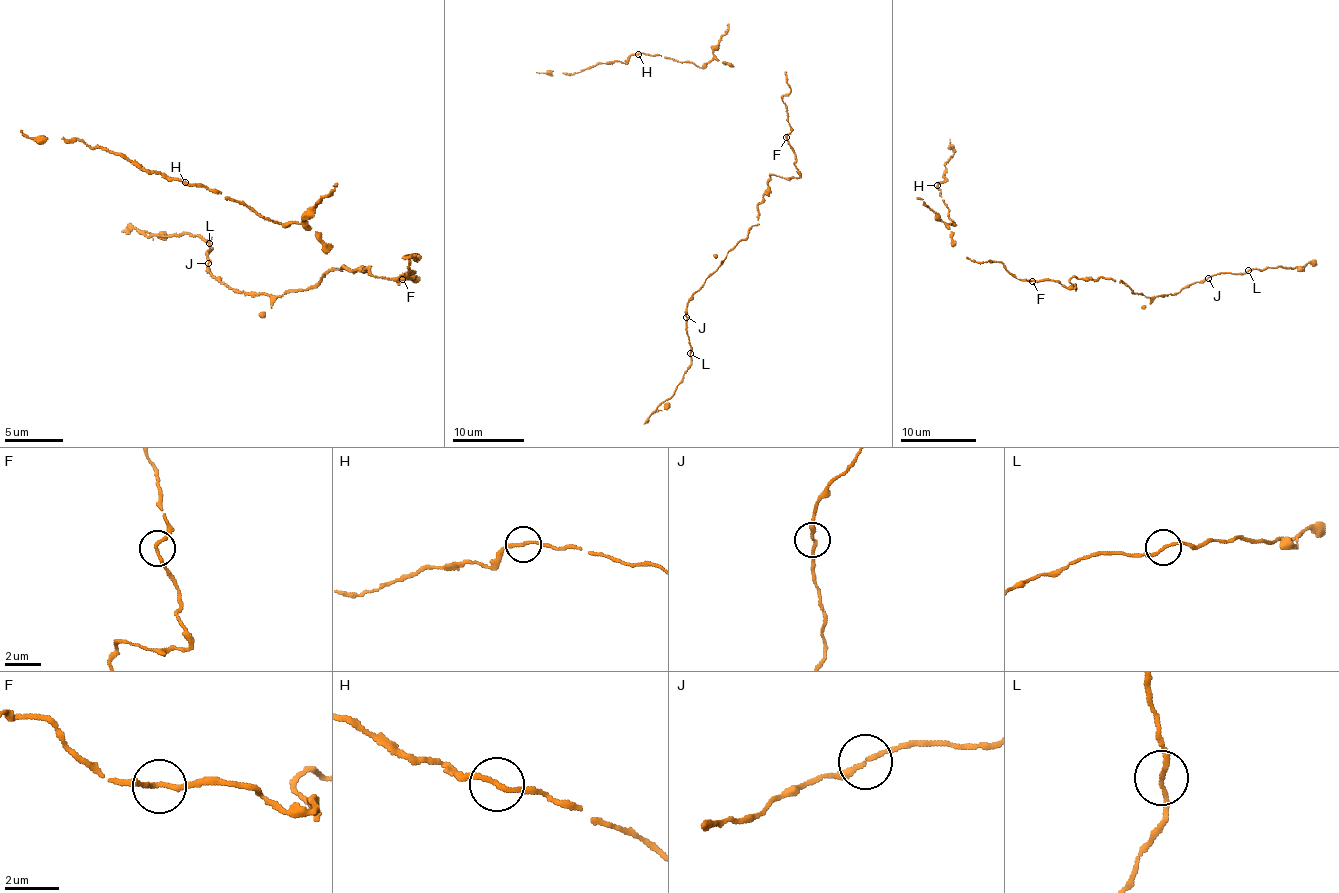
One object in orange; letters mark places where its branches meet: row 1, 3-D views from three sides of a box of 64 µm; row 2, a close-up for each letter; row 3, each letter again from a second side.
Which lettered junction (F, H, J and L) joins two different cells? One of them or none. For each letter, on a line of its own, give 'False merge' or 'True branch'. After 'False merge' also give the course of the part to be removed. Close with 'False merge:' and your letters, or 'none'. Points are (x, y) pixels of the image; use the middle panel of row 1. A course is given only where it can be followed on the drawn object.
F: True branch
H: True branch
J: True branch
L: True branch
False merge: none

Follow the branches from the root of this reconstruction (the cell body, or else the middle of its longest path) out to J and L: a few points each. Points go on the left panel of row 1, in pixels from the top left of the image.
J: (411, 272), (414, 280), (384, 279), (369, 266), (343, 264), (313, 286), (278, 297), (235, 291), (207, 264)
L: (411, 272), (414, 280), (384, 279), (343, 264), (278, 297), (242, 292), (207, 271), (209, 244)

